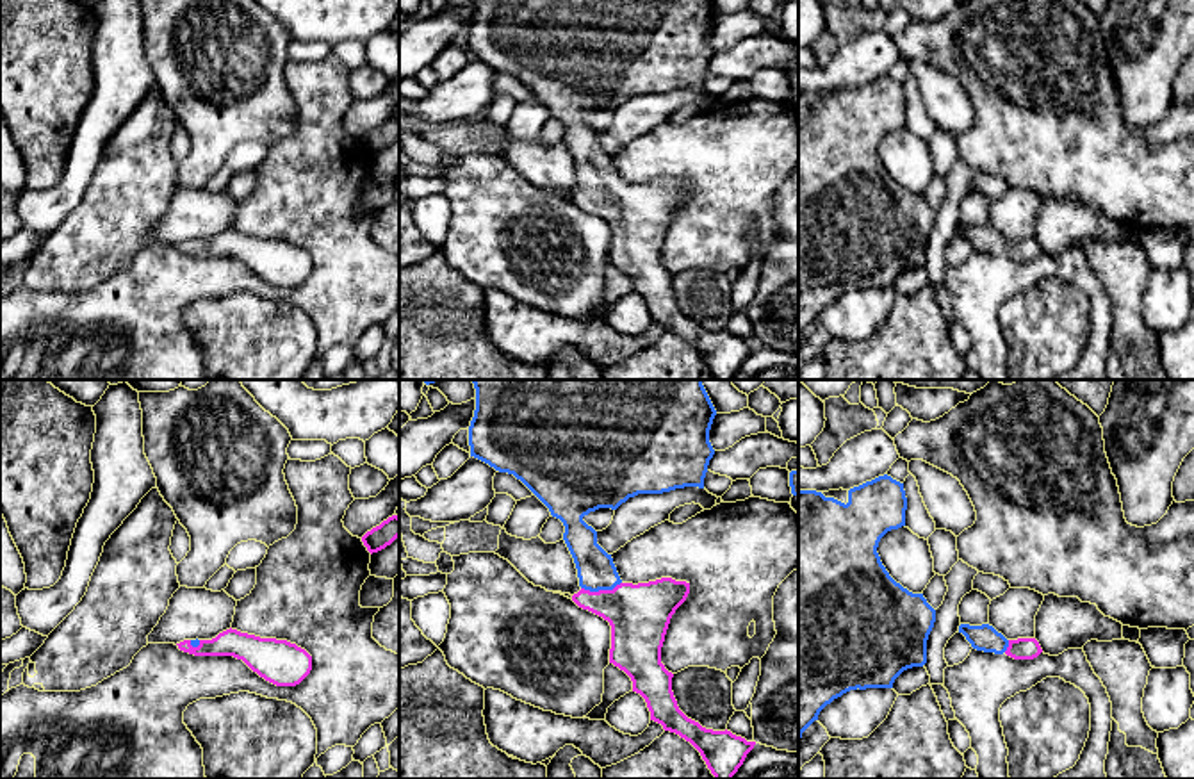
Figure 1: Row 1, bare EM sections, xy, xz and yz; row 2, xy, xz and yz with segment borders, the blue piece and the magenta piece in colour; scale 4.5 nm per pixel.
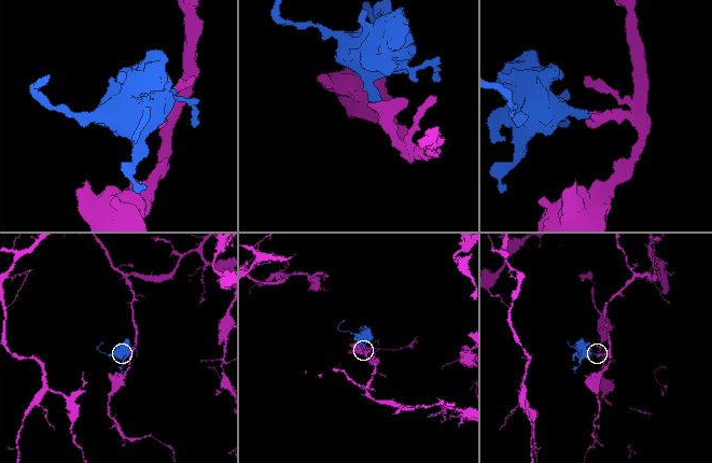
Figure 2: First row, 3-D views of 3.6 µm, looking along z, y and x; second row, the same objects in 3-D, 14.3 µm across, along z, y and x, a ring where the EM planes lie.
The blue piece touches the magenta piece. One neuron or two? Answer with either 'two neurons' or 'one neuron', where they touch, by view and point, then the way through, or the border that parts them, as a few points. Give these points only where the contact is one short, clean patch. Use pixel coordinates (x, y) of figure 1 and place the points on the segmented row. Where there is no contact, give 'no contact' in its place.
one neuron | xz (601, 589) | across xz (596, 569), (601, 589), (613, 601), (640, 614)

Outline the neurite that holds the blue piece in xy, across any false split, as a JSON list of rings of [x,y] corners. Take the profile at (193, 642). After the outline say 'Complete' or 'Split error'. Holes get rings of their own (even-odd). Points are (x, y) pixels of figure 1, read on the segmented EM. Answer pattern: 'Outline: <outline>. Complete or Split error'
Outline: [[[226,629],[212,640],[184,640],[180,651],[194,656],[233,656],[276,686],[296,686],[312,670],[312,656],[287,640],[260,638]]]. Split error

